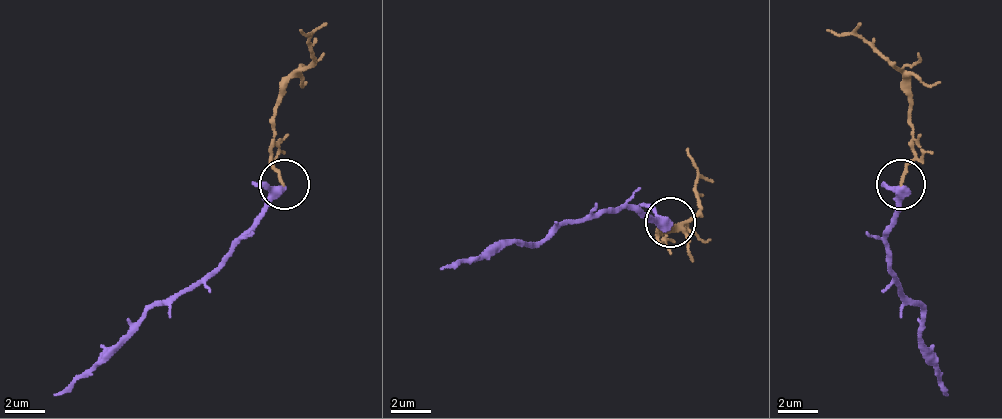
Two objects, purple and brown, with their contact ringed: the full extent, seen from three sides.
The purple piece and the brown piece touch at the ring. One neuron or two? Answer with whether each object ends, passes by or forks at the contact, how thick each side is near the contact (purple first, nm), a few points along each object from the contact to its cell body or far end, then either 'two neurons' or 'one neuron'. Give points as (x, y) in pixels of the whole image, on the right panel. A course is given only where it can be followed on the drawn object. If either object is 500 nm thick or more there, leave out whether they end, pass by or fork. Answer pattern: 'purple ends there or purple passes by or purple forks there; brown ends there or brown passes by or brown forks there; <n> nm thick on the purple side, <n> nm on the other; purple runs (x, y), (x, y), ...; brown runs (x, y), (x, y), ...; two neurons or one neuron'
purple passes by; brown ends there; 360 nm thick on the purple side, 160 nm on the other; purple runs (902, 187), (887, 267), (922, 306), (922, 356), (947, 396); brown runs (902, 182), (912, 158), (912, 83), (852, 34), (827, 29); two neurons

